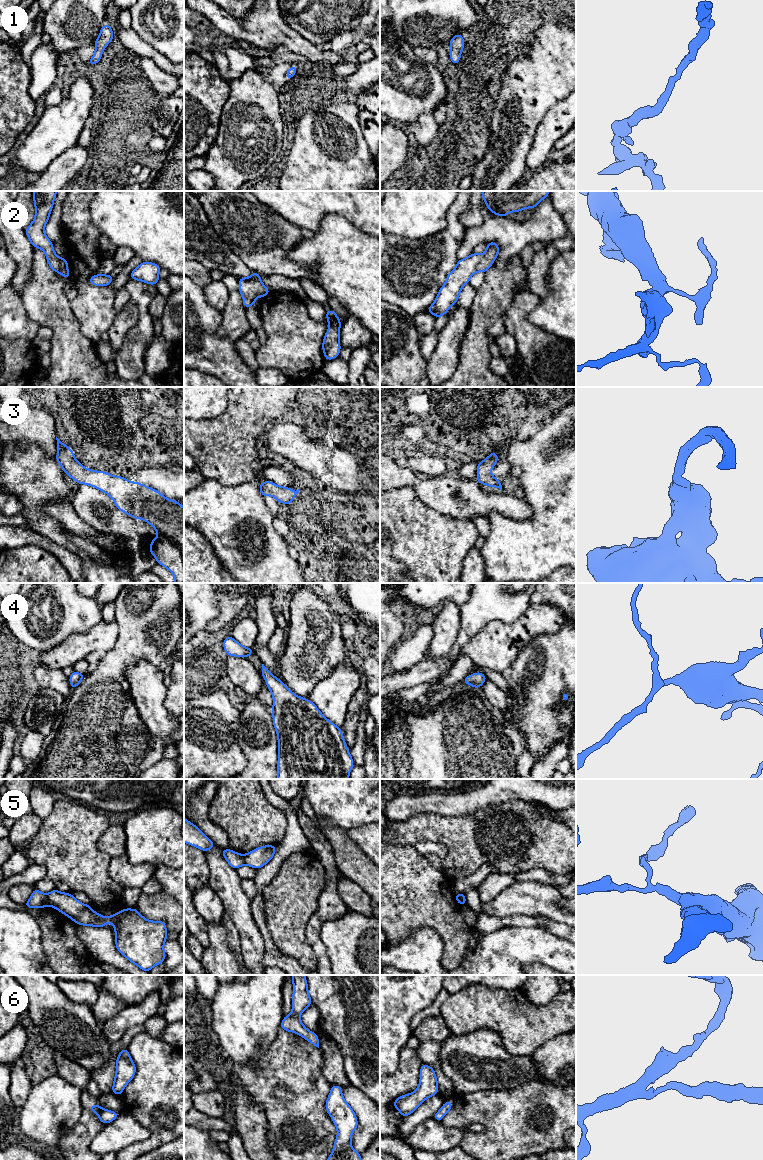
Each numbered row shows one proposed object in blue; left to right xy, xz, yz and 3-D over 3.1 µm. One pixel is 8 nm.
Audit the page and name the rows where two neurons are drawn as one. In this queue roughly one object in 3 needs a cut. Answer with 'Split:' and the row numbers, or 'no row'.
Split: 5

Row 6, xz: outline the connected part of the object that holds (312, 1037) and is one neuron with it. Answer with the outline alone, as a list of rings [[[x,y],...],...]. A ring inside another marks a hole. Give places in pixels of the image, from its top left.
[[[292,975],[293,996],[292,1013],[284,1016],[280,1027],[288,1032],[294,1032],[319,1048],[319,1038],[315,1032],[310,1032],[301,1022],[301,1013],[312,1004],[308,993],[305,975]]]

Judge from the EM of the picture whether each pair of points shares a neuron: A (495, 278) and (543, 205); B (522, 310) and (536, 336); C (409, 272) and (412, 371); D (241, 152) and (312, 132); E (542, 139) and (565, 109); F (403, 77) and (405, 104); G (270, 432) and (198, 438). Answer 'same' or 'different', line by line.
A: different
B: same
C: different
D: different
E: same
F: same
G: different

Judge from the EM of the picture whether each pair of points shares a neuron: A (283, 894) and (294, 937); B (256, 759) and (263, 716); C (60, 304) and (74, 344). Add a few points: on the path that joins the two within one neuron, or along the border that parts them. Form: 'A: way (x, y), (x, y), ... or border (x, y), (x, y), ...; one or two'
A: way (287, 905), (287, 926); one
B: way (261, 748), (261, 727); one
C: way (60, 314), (60, 319), (66, 327), (66, 334); one

